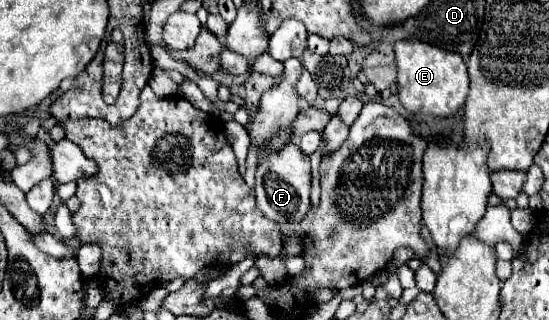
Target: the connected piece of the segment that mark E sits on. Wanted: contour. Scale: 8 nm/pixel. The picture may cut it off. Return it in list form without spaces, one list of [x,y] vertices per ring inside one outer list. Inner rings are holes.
[[[400,40],[394,50],[398,64],[398,96],[408,112],[424,112],[436,118],[446,118],[464,108],[468,96],[468,74],[460,54],[446,52],[420,40]]]

